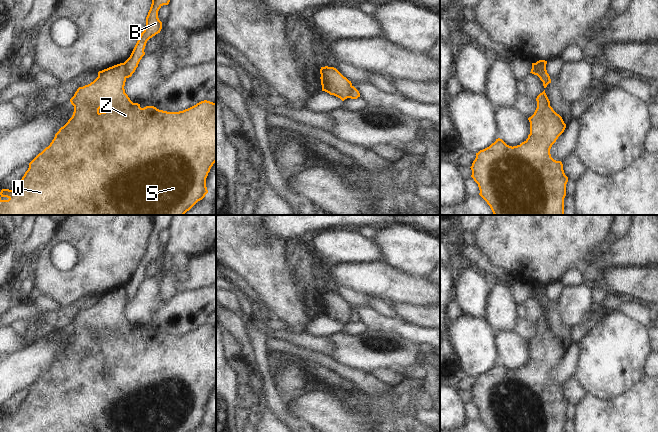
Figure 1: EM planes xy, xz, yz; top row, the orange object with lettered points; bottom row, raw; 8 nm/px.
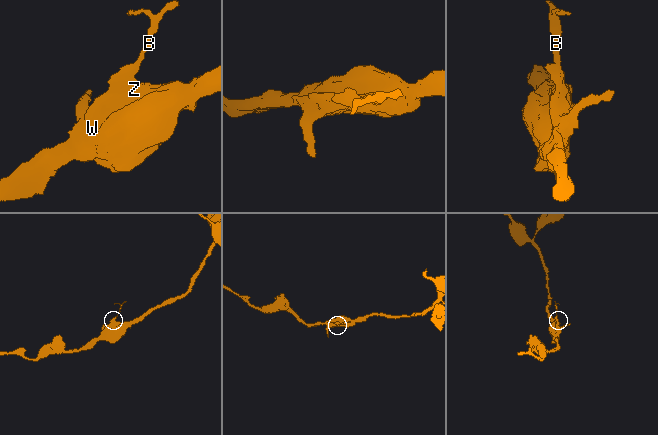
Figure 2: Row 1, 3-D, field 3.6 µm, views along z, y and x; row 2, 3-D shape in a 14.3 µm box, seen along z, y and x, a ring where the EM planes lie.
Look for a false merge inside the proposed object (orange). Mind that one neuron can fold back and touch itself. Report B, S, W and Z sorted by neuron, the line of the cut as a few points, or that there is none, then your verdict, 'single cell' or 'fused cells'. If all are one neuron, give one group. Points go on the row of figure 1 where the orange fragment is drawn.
B / S W Z | xy (123, 63), (126, 69), (126, 77) | fused cells

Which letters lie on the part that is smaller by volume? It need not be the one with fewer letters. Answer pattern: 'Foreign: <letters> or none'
Foreign: B

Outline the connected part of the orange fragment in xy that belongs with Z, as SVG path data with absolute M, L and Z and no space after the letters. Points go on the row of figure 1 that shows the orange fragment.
M120 63L98 72L98 77L88 85L79 87L70 99L74 112L68 122L59 129L48 147L39 153L15 190L0 192L0 215L184 215L208 193L206 178L216 162L216 102L207 100L179 112L167 112L154 106L140 107L125 93L126 68Z

